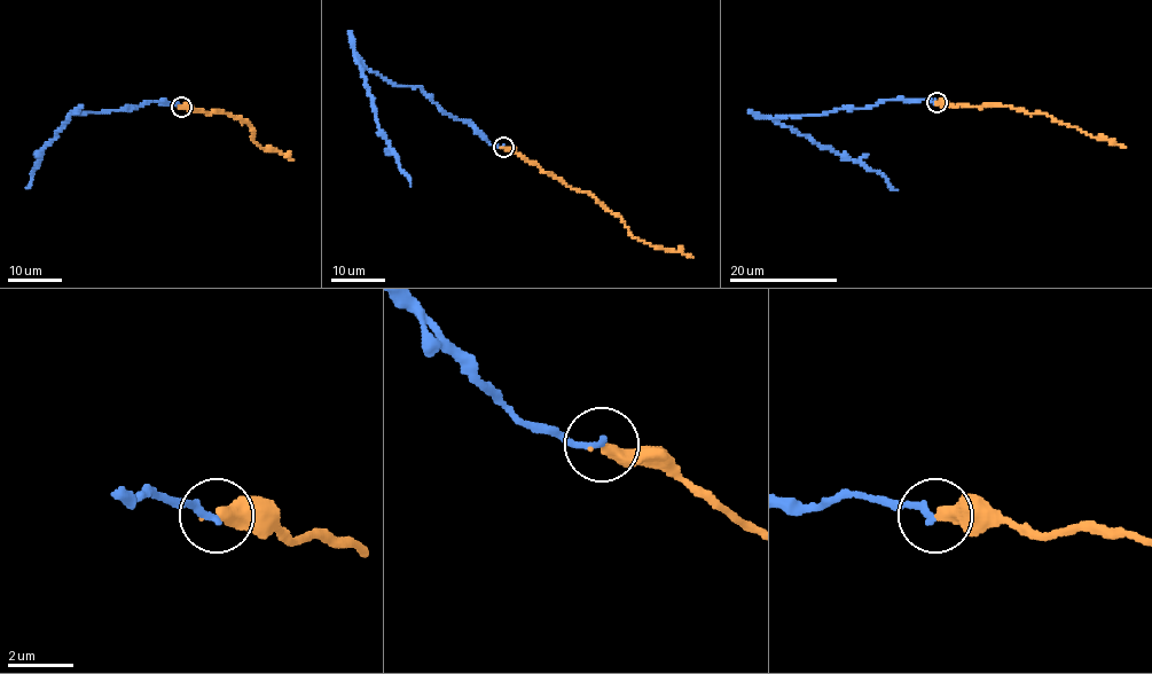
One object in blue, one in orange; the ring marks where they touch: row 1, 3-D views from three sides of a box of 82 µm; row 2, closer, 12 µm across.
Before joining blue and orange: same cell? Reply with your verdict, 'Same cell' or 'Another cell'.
Same cell

